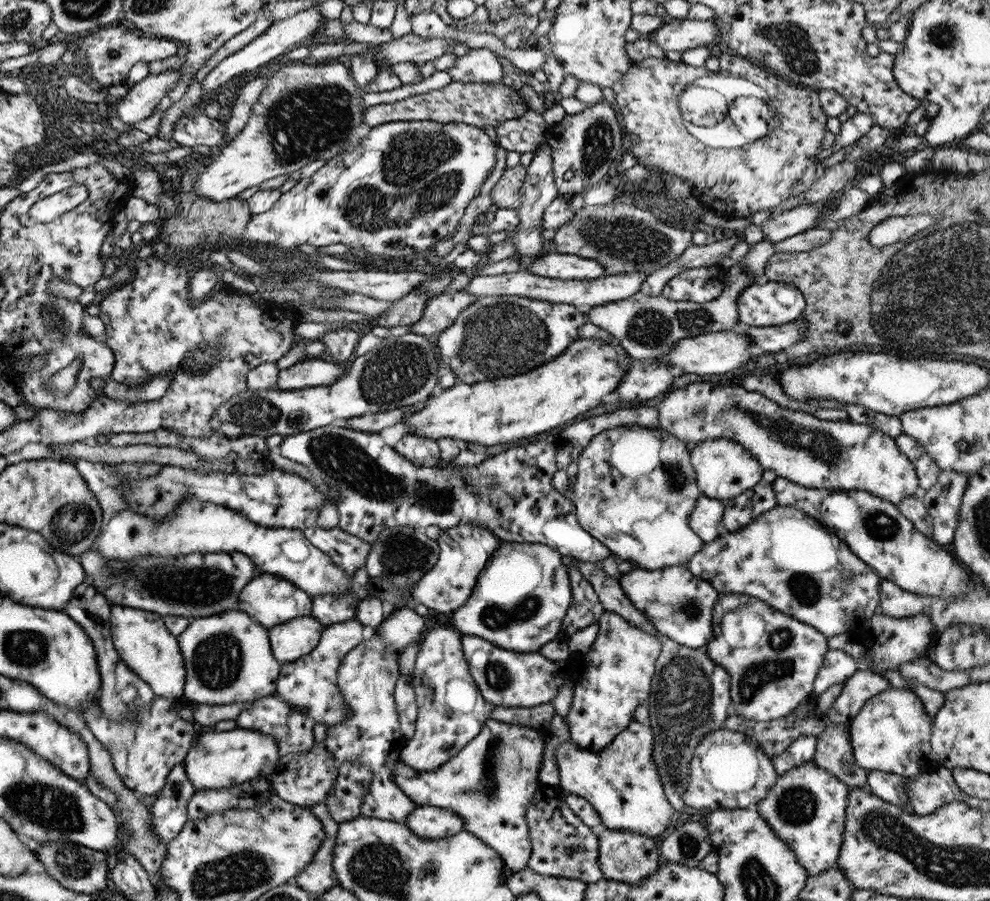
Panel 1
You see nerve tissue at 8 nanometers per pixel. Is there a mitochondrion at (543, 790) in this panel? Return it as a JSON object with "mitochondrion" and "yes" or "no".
{"mitochondrion":"no"}

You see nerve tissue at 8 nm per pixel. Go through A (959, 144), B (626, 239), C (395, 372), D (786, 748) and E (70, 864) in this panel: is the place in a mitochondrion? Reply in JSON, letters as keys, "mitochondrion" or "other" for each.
{"A":"other","B":"mitochondrion","C":"mitochondrion","D":"other","E":"mitochondrion"}

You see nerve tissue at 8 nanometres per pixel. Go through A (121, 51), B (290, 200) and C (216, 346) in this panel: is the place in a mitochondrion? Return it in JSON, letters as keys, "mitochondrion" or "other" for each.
{"A":"other","B":"other","C":"mitochondrion"}

